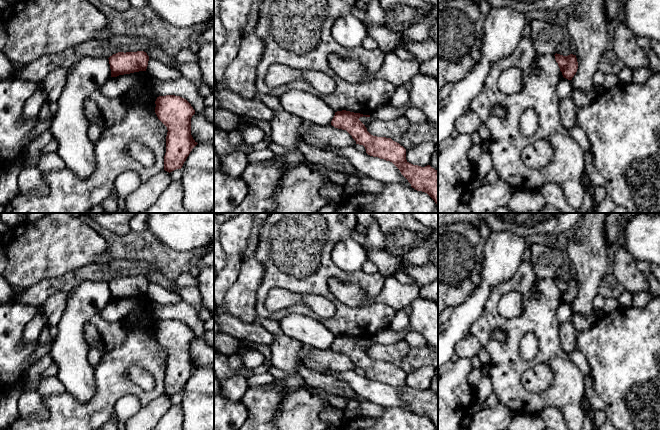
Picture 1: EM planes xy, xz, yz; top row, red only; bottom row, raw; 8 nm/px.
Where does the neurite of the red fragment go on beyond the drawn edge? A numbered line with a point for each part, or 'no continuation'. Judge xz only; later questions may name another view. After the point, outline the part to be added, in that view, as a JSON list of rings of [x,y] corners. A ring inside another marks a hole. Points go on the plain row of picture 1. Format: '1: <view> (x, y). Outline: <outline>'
no continuation

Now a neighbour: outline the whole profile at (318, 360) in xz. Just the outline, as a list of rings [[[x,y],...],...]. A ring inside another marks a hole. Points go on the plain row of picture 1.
[[[312,348],[302,364],[319,373],[352,371],[356,368],[356,365],[346,354],[335,352],[331,348],[327,350]]]

